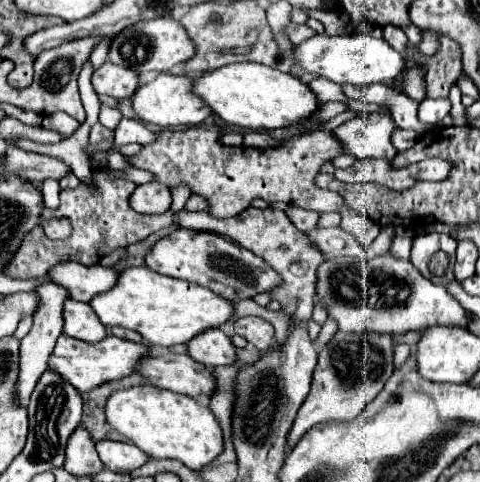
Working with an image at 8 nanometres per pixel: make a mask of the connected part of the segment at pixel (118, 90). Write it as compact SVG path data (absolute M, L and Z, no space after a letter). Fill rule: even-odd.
M107 61L93 73L93 89L97 95L109 95L115 99L129 99L139 87L139 73L133 69L119 67Z

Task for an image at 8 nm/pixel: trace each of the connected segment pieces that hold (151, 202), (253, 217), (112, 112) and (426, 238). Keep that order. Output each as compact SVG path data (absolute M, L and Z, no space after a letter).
M145 183L145 185L139 185L129 203L131 207L137 211L137 213L143 213L143 215L161 215L165 211L169 211L171 207L171 193L169 189L165 187L159 187L159 183Z
M249 207L243 211L243 215L237 215L233 219L223 219L223 221L213 219L211 215L205 215L205 211L201 211L201 213L181 211L177 217L179 217L179 227L183 227L183 229L225 235L225 237L233 239L235 243L239 243L241 247L255 253L257 257L265 259L275 271L279 271L283 275L281 287L277 287L277 291L271 293L283 305L283 311L287 315L293 315L293 319L297 319L297 323L305 323L305 319L311 319L311 311L315 305L317 267L325 261L325 257L309 243L309 239L301 231L297 231L291 225L285 211L269 209L269 207L267 209Z
M101 103L101 113L99 113L99 121L107 127L107 129L115 129L117 127L117 109L115 107L109 107L107 103Z
M425 233L415 237L413 241L413 249L411 249L411 263L419 269L419 273L427 279L431 279L433 283L443 283L445 277L437 277L429 271L429 259L437 253L437 251L445 251L449 255L449 277L453 279L451 267L453 267L453 259L455 259L455 247L457 241L453 241L447 235L439 235L439 233Z

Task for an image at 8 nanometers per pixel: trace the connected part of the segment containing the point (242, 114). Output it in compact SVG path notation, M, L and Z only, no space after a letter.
M233 63L195 79L195 91L225 123L243 129L283 129L293 127L319 111L321 103L299 77L281 73L267 65Z

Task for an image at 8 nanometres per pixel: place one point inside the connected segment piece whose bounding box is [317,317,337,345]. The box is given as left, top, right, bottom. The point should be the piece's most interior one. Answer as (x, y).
(329, 327)

